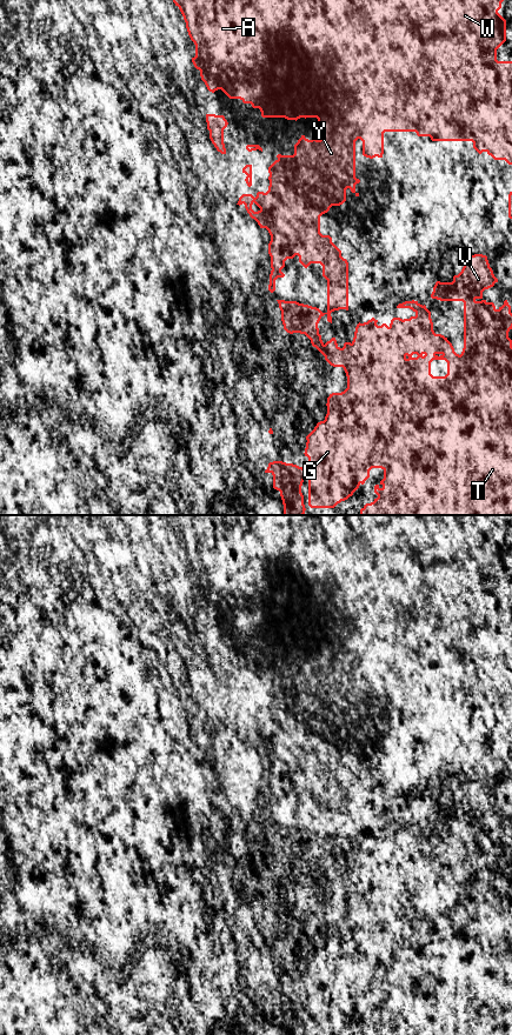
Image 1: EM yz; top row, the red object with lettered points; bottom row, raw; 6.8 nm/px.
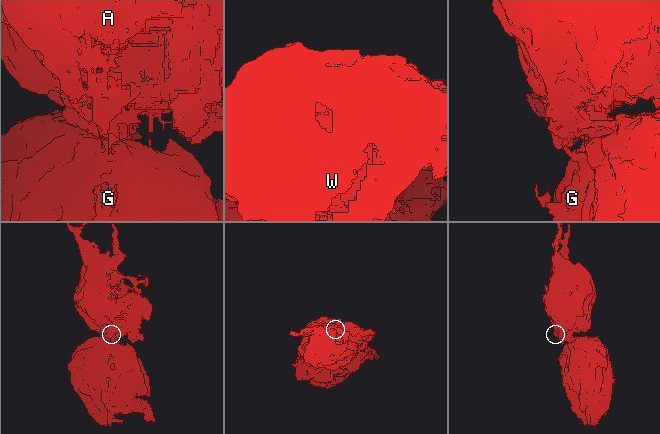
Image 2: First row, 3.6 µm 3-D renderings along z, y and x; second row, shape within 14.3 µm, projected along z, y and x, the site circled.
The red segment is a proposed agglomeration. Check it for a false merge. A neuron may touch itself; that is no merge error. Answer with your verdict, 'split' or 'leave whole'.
split

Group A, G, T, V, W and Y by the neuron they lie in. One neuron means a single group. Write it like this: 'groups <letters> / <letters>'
groups A W Y / G T V

